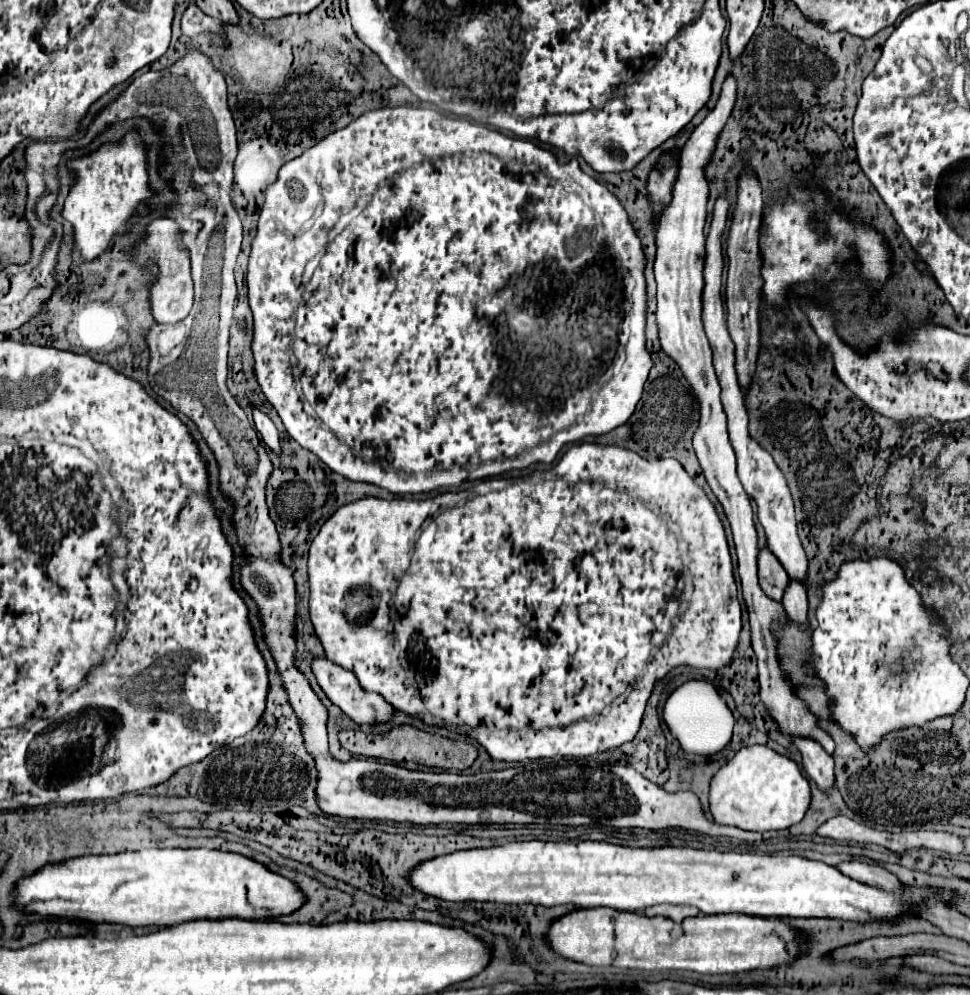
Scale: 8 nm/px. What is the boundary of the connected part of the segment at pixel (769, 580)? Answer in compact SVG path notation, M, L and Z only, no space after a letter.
M767 547L759 549L757 573L759 573L759 585L765 591L765 595L769 595L775 601L781 601L783 587L787 587L789 575L787 571L783 571L783 565Z

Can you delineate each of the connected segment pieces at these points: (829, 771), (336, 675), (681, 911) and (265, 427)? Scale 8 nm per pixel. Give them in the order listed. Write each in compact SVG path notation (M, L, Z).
M793 739L797 749L803 755L803 769L805 773L817 783L817 787L827 793L835 785L835 773L833 773L833 757L819 747L813 739Z
M315 657L311 661L311 671L319 683L319 687L325 691L325 695L331 699L333 705L337 705L345 715L349 715L355 723L359 725L377 725L377 723L387 723L391 719L393 707L379 695L379 693L369 693L363 691L363 687L359 685L359 679L355 677L355 673L339 667L337 663L329 661L327 657Z
M653 905L645 909L647 915L663 915L673 921L683 921L685 917L697 917L701 915L695 907L683 907L683 905Z
M253 411L253 419L255 419L255 429L257 429L263 445L269 447L275 455L281 455L279 433L277 433L277 427L273 425L273 421L265 413L261 413L261 411Z

